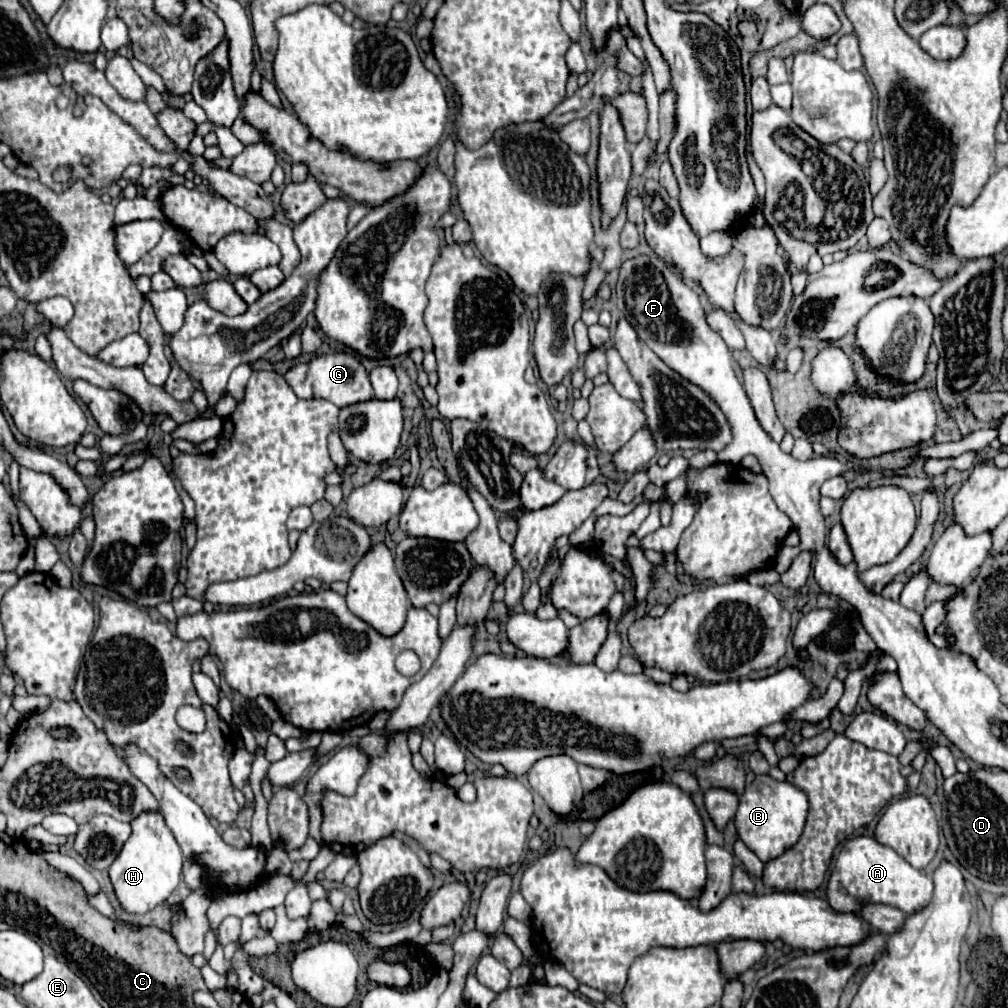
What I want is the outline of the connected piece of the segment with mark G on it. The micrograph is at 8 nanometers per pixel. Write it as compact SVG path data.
M334 351L334 353L314 357L308 363L296 363L282 377L286 379L286 383L292 387L292 391L298 397L302 397L302 399L326 399L326 401L332 401L336 407L348 407L352 403L360 403L364 399L374 397L366 369L358 361L358 357L348 353L348 351Z

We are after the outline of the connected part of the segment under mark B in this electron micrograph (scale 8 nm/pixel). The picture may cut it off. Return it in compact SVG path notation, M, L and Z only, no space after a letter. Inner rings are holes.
M756 775L756 779L740 795L740 805L736 811L738 837L760 857L762 863L780 857L790 849L802 835L810 801L808 795L788 781L776 781L770 775Z

